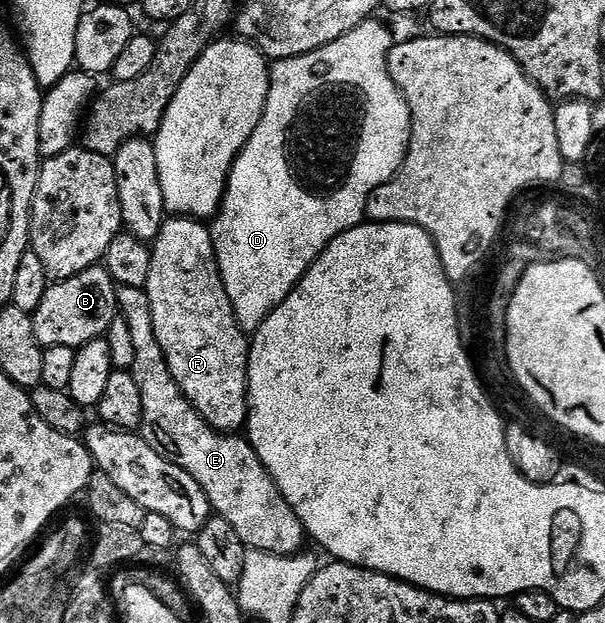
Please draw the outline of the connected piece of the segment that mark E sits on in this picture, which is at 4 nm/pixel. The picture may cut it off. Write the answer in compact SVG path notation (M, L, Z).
M116 286L115 292L119 302L119 315L129 325L129 334L133 336L135 356L129 370L137 381L137 389L141 389L141 405L143 406L141 434L145 442L153 445L153 449L157 449L157 453L162 459L173 461L173 465L185 469L185 473L189 473L189 477L193 477L193 481L197 481L197 485L201 485L201 493L205 493L212 512L225 517L225 521L229 521L229 525L233 525L237 537L241 537L241 541L247 548L274 555L300 554L304 550L303 539L305 540L301 521L297 517L297 513L293 513L289 501L285 501L285 497L277 489L273 477L263 468L263 463L257 457L251 444L238 434L213 430L199 416L197 409L193 409L193 405L185 397L185 393L179 388L177 381L173 381L173 377L169 373L169 365L161 353L161 345L157 345L157 333L153 333L153 313L146 290Z

